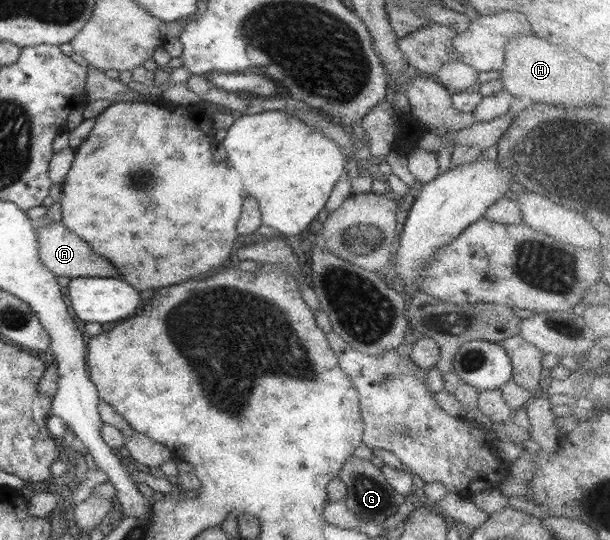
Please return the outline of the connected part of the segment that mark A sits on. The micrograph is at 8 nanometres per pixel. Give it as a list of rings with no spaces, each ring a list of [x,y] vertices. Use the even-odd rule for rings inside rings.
[[[52,222],[43,227],[34,225],[35,236],[38,239],[39,261],[56,278],[75,277],[109,277],[117,279],[115,267],[109,264],[103,257],[94,253],[81,238],[71,233],[61,222]]]

